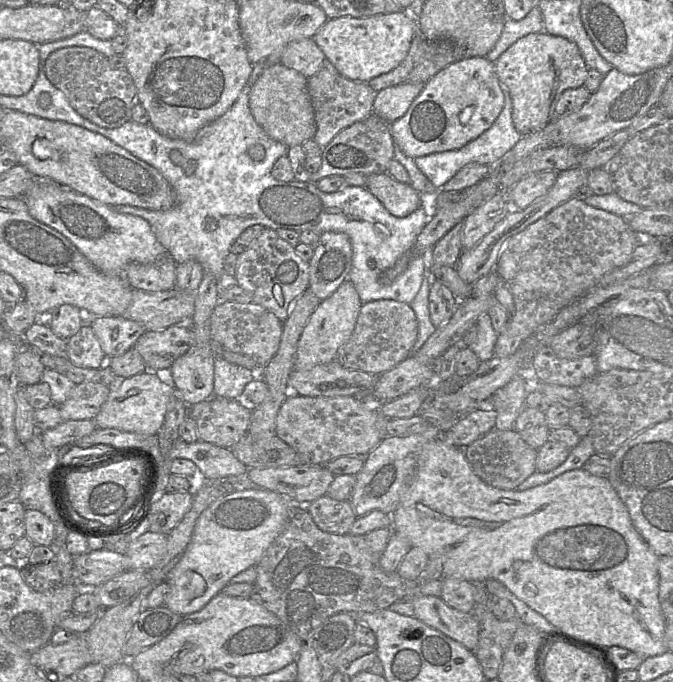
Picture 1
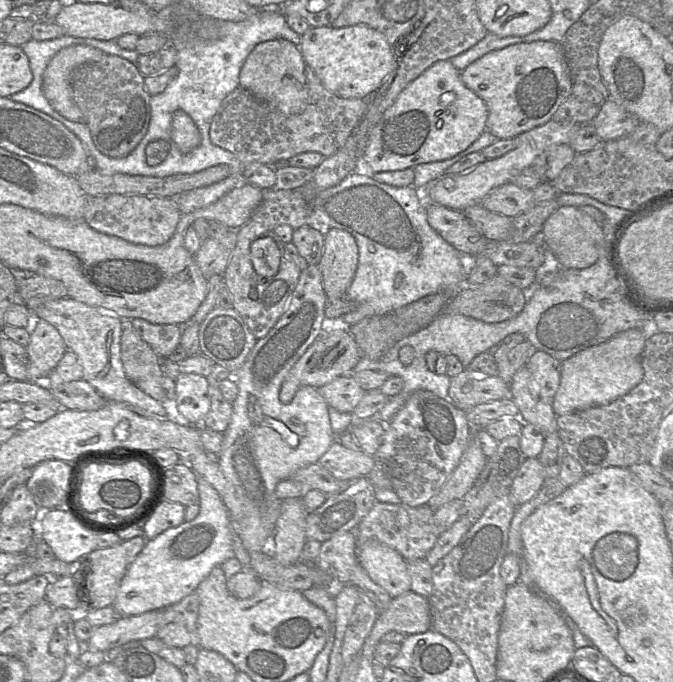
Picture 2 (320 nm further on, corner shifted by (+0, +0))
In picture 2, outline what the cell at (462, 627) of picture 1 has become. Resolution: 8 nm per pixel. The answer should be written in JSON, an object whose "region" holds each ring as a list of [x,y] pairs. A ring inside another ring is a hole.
{"region":[[[367,539],[357,546],[357,558],[370,579],[392,599],[411,591],[406,561],[392,548],[376,539]]]}

